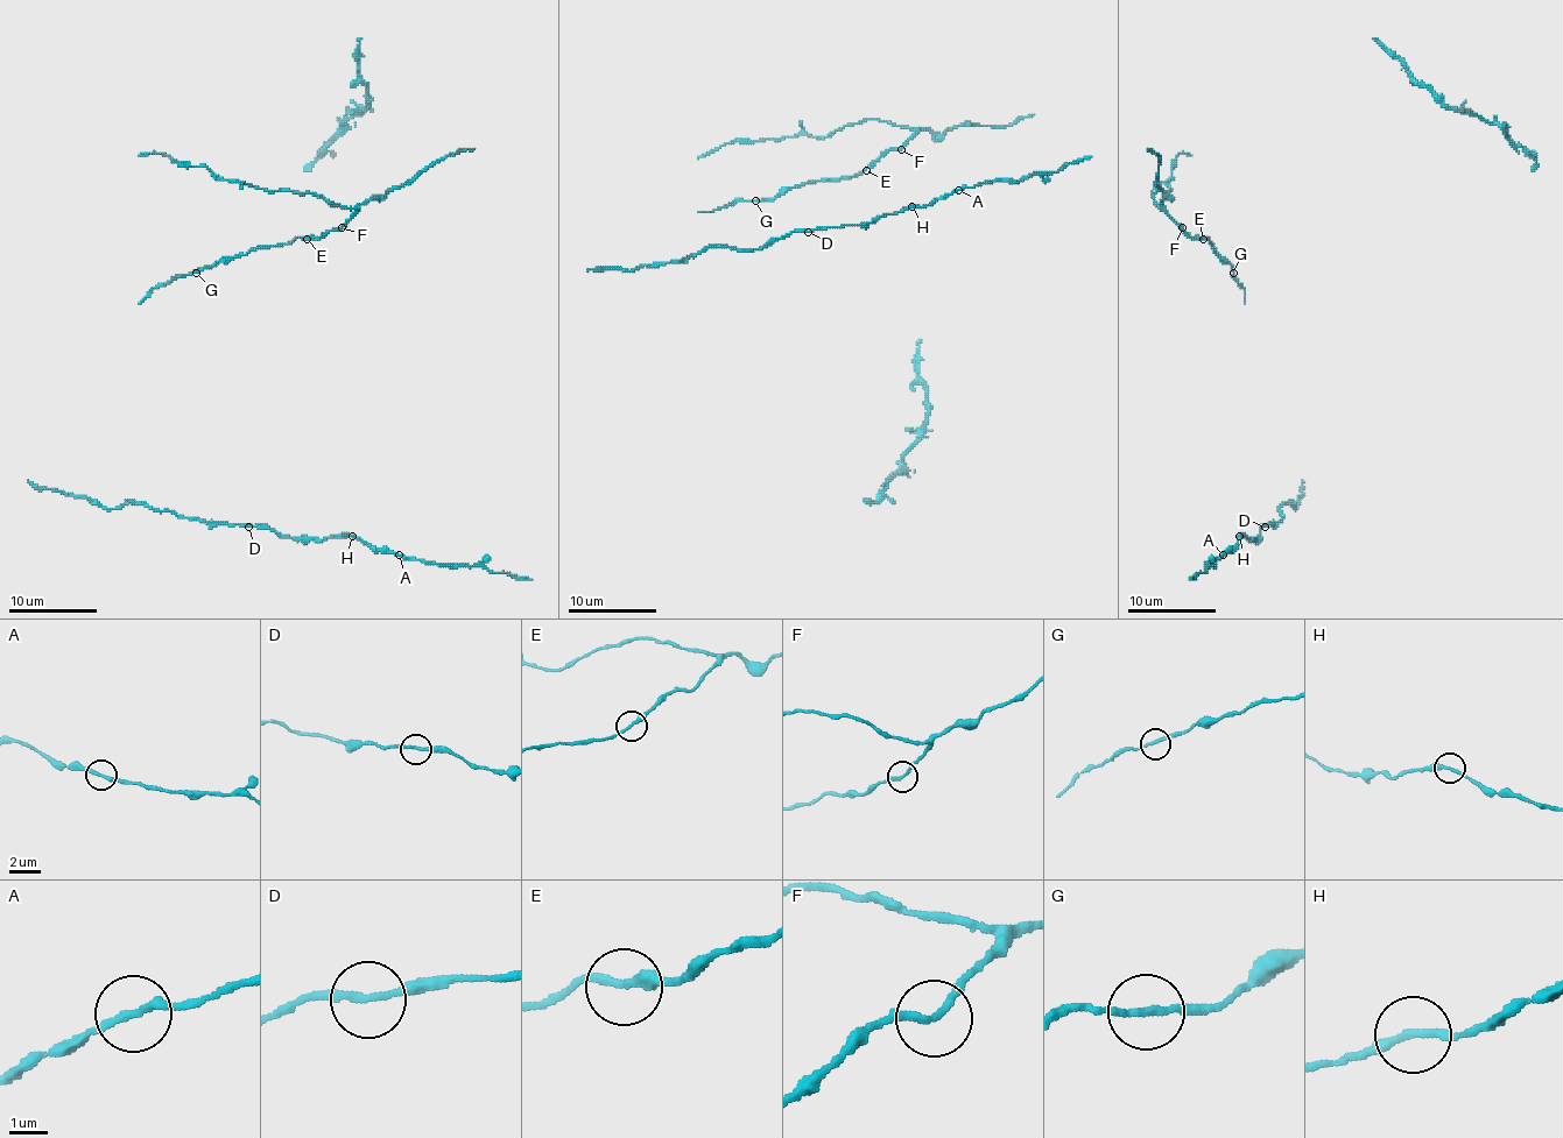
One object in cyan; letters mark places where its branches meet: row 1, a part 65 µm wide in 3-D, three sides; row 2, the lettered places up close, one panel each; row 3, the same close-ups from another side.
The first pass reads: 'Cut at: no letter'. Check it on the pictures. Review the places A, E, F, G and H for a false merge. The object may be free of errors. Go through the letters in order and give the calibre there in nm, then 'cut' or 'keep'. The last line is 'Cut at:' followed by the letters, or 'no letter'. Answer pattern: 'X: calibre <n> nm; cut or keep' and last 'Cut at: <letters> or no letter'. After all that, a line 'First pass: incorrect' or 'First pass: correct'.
A: calibre 200 nm; keep
E: calibre 220 nm; keep
F: calibre 200 nm; keep
G: calibre 190 nm; keep
H: calibre 220 nm; keep
Cut at: no letter
First pass: correct

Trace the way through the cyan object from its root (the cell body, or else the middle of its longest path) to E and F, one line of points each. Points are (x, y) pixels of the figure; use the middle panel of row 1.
E: (755, 200), (771, 200), (810, 181), (854, 176), (866, 170)
F: (755, 200), (771, 200), (810, 181), (861, 174), (891, 150), (901, 150)

